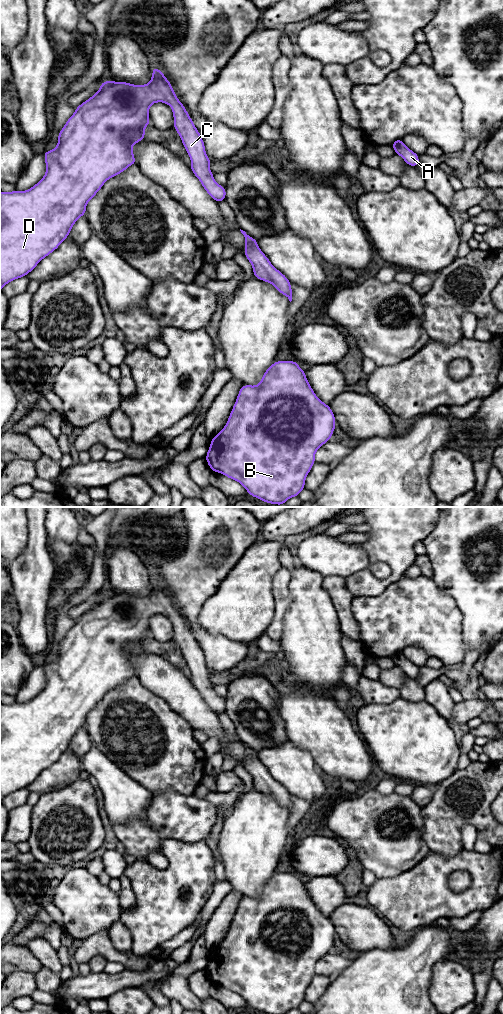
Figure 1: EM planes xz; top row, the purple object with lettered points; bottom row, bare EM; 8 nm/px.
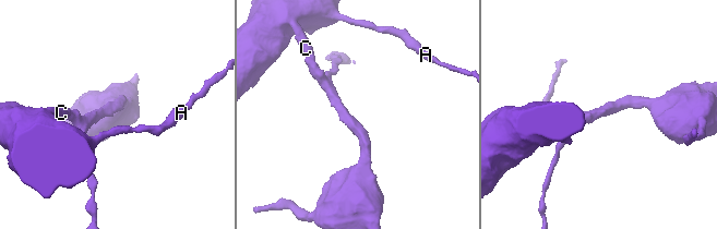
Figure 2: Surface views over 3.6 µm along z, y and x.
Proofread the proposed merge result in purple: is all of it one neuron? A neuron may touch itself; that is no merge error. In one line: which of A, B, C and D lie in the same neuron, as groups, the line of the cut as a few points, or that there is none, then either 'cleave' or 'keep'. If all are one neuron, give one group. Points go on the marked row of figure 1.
A B C D; no cut; keep

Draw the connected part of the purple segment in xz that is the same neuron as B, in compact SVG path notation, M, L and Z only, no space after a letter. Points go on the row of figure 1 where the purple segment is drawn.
M275 361L264 372L263 377L258 385L242 385L226 425L215 437L211 438L211 444L205 459L212 471L221 473L224 476L239 482L247 490L249 495L263 500L265 503L284 505L289 498L298 497L300 492L305 488L305 479L315 463L315 453L323 444L330 441L335 427L336 422L333 411L329 405L322 402L316 396L307 380L305 371L299 367L298 362Z

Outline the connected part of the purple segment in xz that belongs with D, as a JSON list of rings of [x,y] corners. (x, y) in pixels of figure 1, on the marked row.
[[[156,66],[152,70],[151,81],[145,85],[129,84],[125,81],[103,81],[99,90],[89,99],[75,108],[74,114],[66,121],[58,134],[58,144],[51,151],[44,152],[46,173],[29,190],[0,192],[0,291],[15,279],[25,277],[38,263],[55,251],[69,236],[75,222],[86,215],[87,203],[97,194],[104,183],[136,164],[132,146],[145,138],[145,127],[150,125],[149,107],[157,102],[168,104],[172,108],[174,129],[191,159],[191,170],[199,179],[208,195],[220,203],[226,199],[225,187],[219,185],[209,168],[211,162],[206,155],[204,141],[189,116],[184,105],[175,95],[169,80]]]

